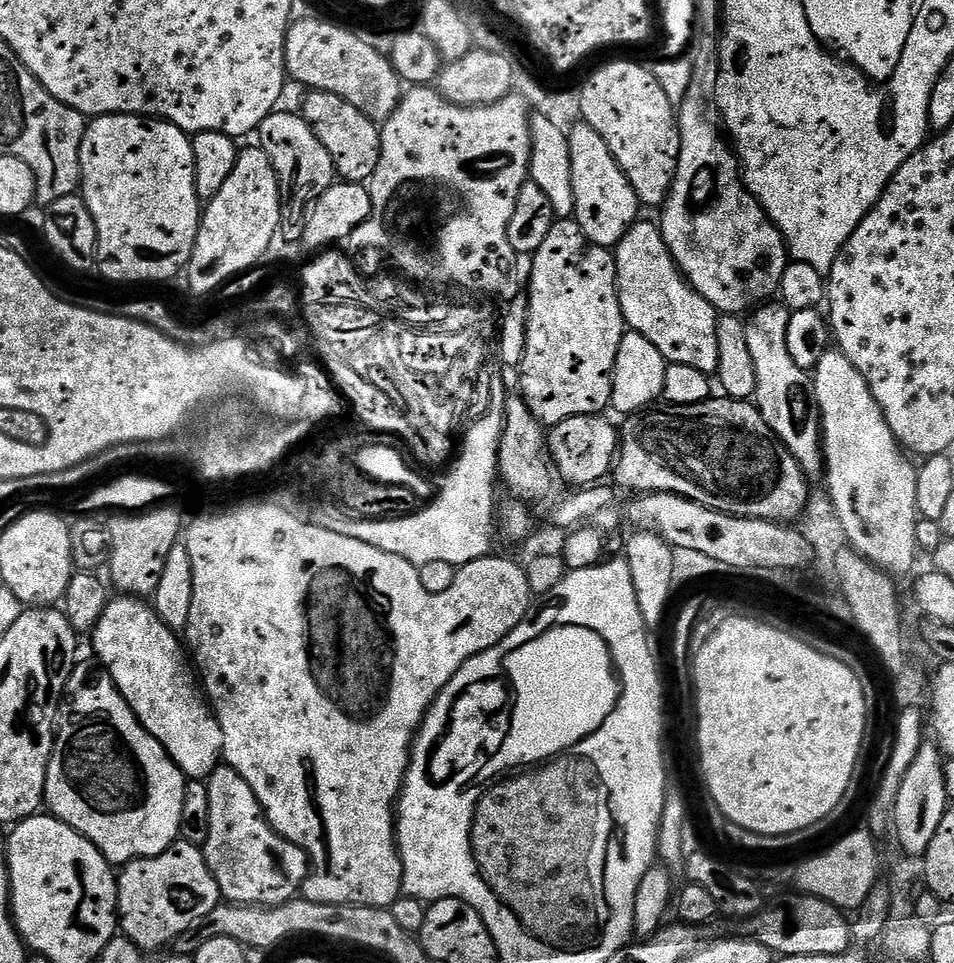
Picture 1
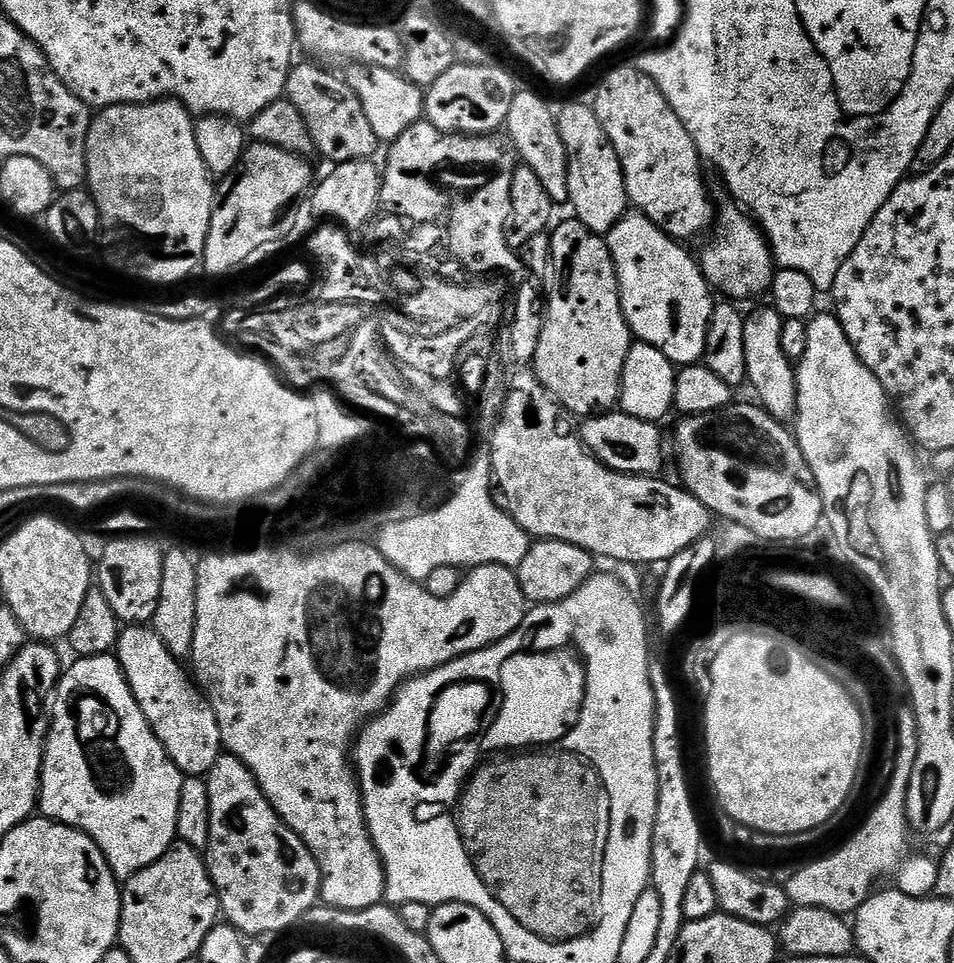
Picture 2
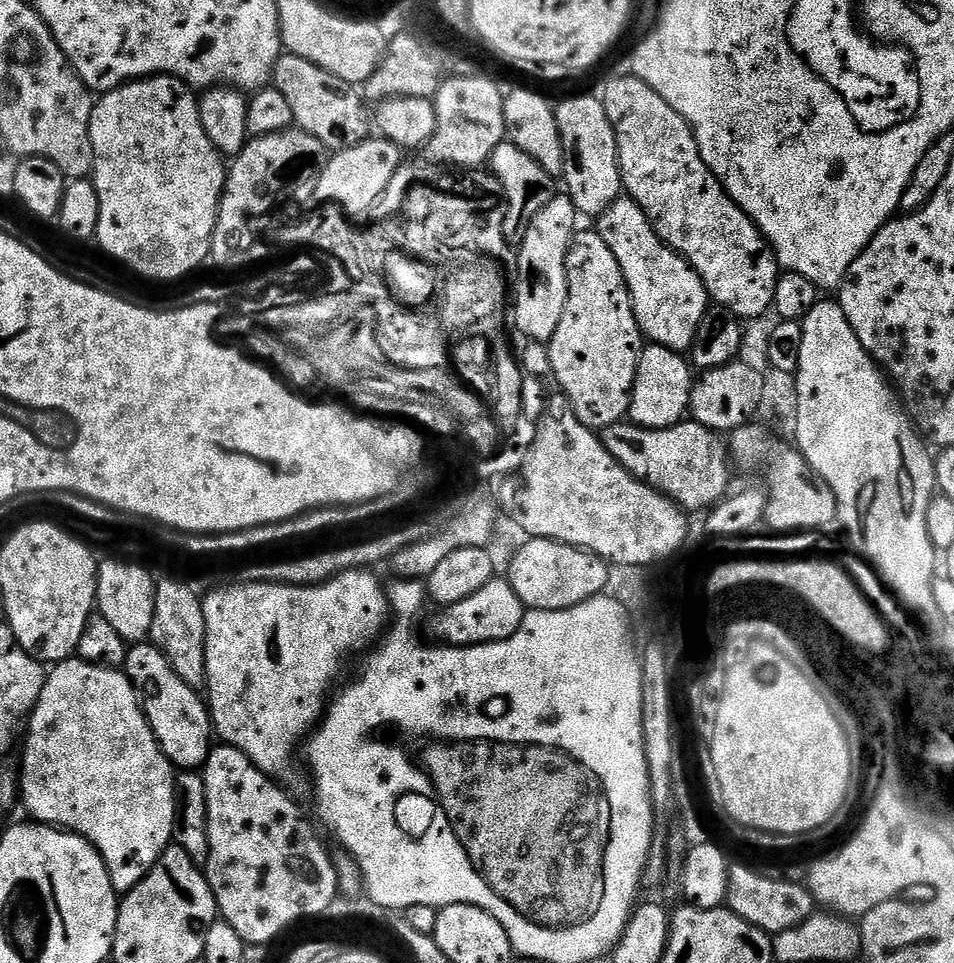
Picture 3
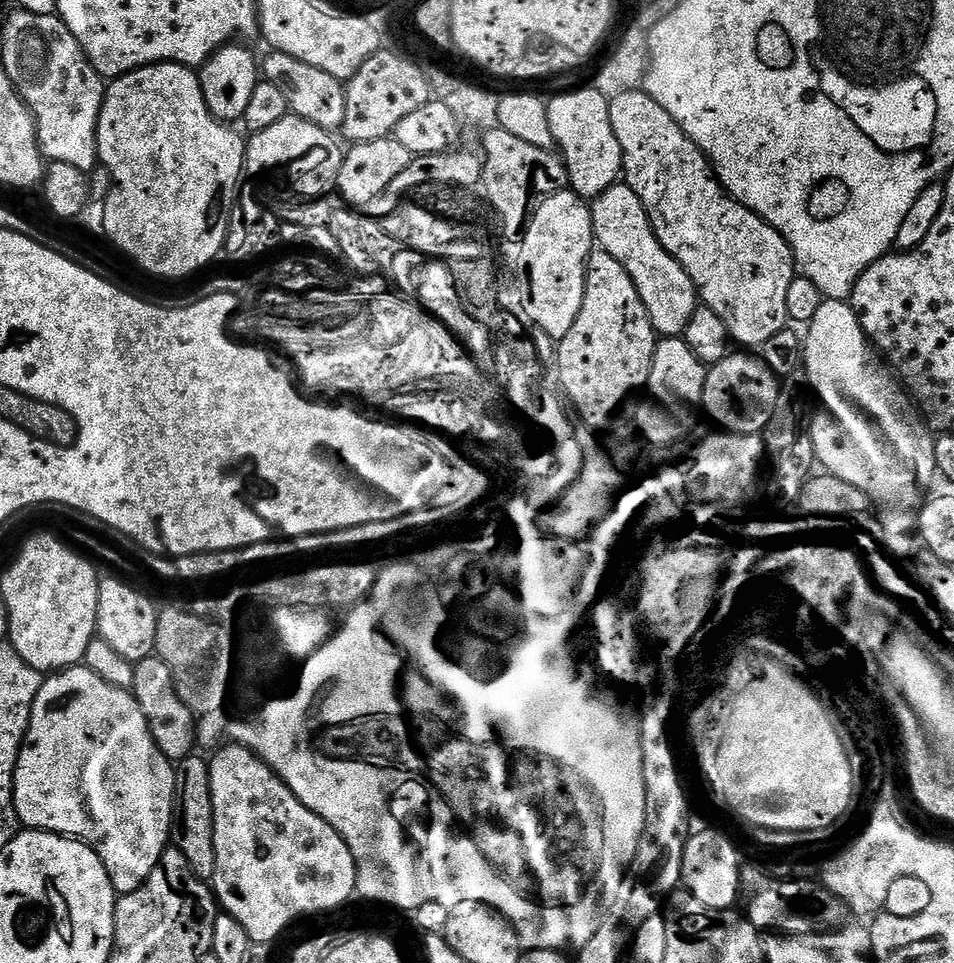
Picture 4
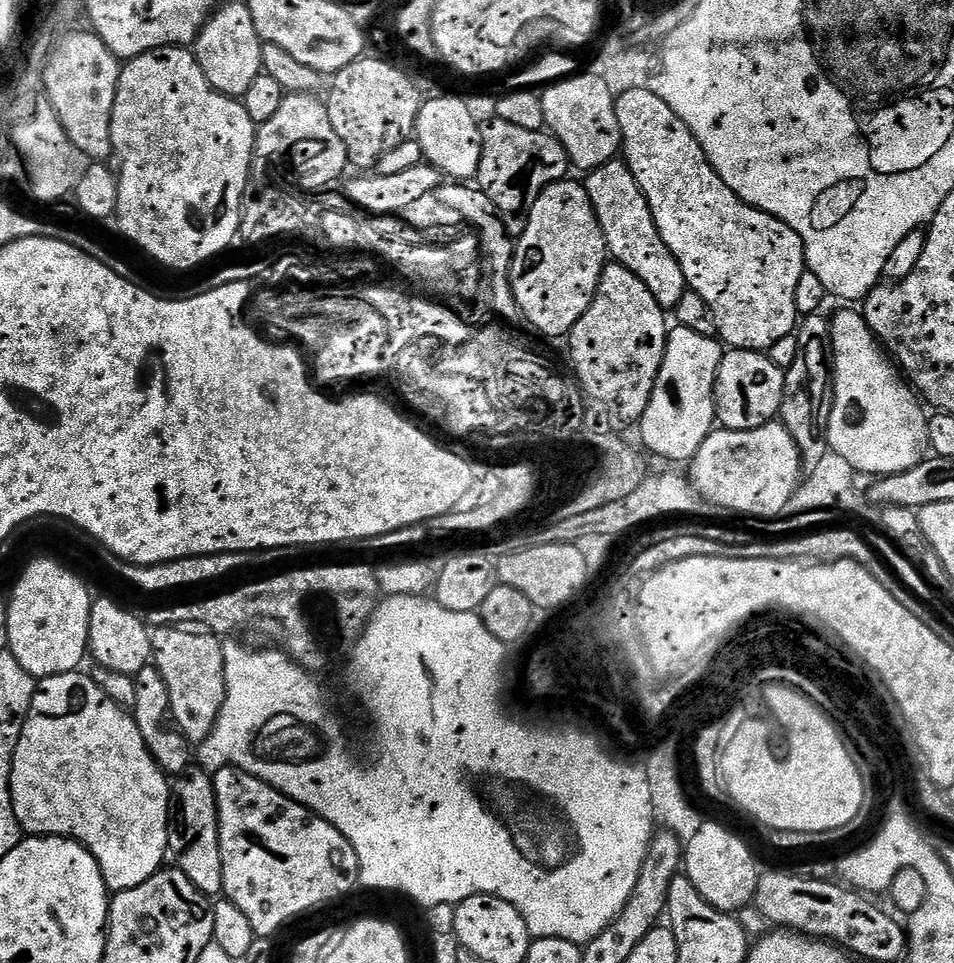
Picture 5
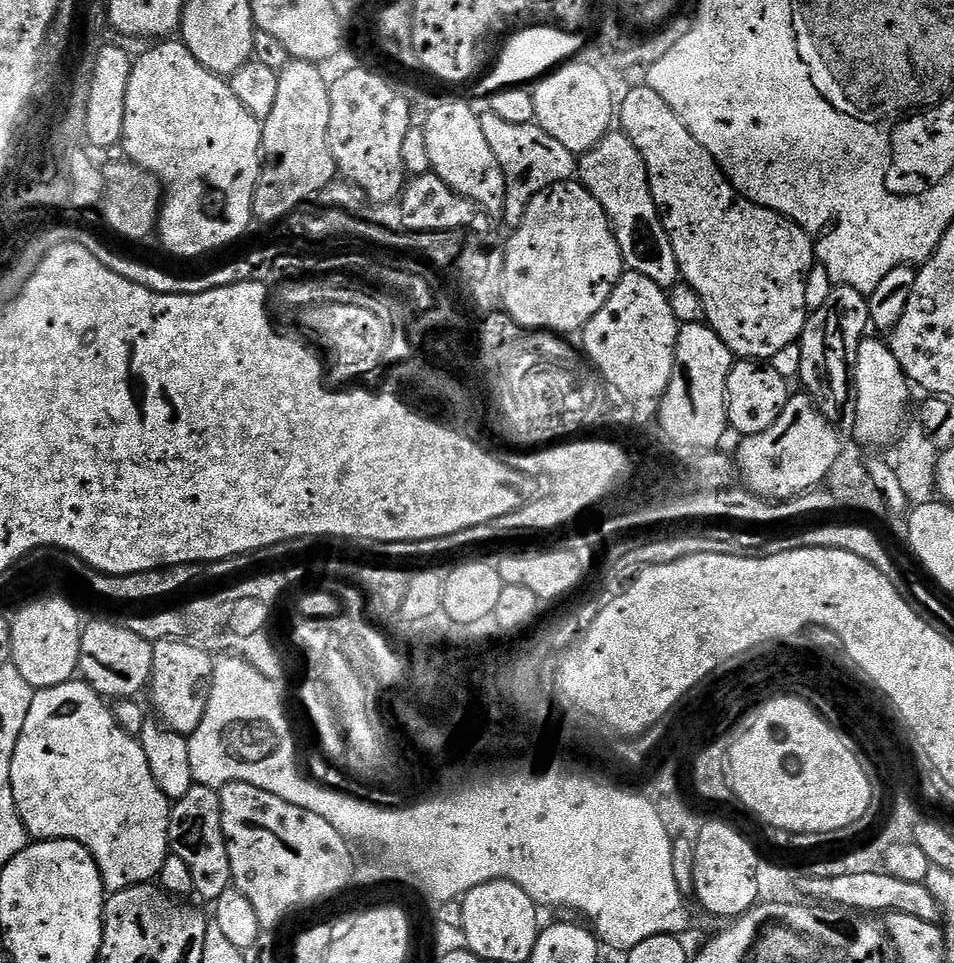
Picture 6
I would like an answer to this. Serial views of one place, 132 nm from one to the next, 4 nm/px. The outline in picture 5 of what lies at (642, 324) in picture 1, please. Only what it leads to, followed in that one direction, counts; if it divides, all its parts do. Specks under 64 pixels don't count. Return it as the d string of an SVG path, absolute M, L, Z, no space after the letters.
M617 158L600 168L593 168L587 173L583 185L594 206L594 214L602 226L611 259L626 266L630 274L642 278L646 290L654 294L654 302L658 302L658 306L674 310L686 290L682 266L678 266L674 254L670 254L666 242L662 242L662 234L658 234L654 214L650 214L650 206L638 182L634 182L634 174L630 174L627 164L623 159Z

